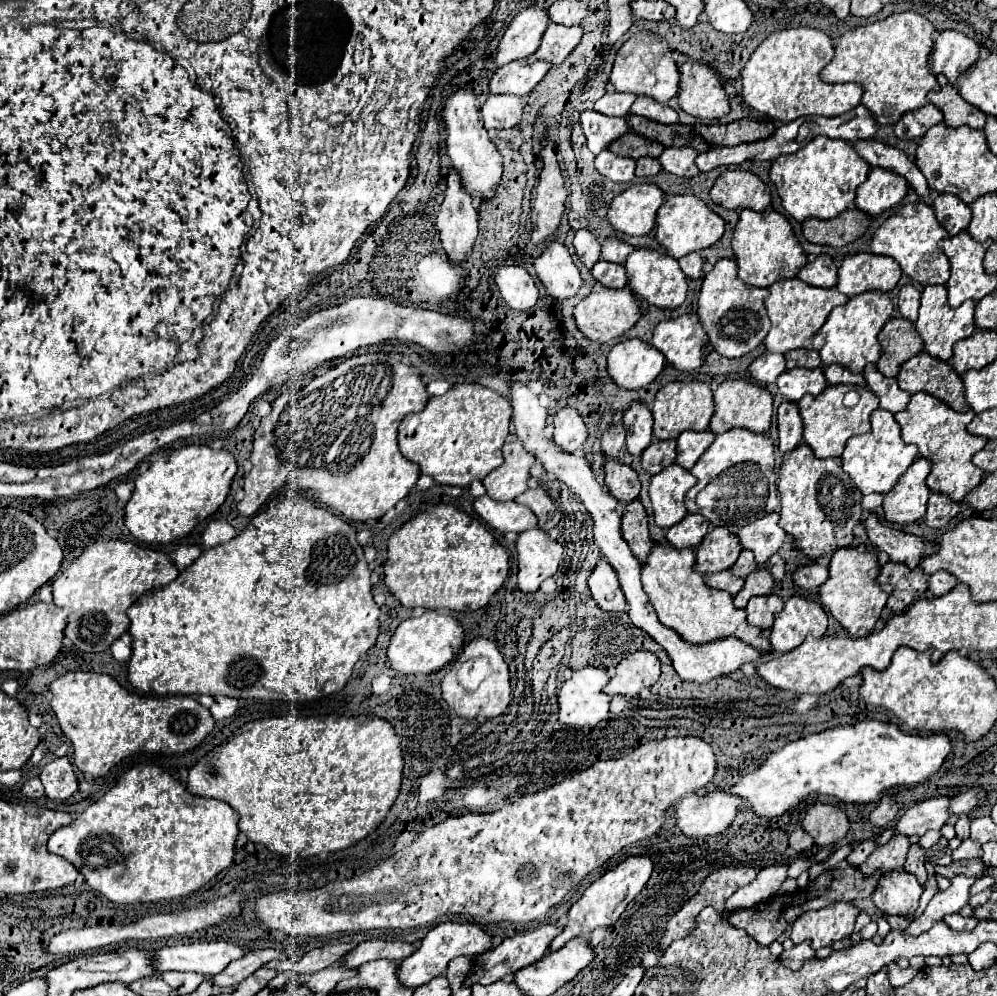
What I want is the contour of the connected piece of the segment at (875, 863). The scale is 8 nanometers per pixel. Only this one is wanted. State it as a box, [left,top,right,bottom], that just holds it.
[860,850,908,874]

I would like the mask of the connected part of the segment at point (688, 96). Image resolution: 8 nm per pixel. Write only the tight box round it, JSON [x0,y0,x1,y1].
[678,62,730,118]

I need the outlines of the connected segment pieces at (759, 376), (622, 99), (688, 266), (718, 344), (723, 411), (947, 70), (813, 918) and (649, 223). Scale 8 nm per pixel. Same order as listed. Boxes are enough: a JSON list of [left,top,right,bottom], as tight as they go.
[[750,354,786,384],[594,94,636,116],[680,252,702,278],[696,258,770,358],[710,380,772,434],[930,30,980,84],[790,902,860,950],[608,184,664,236]]

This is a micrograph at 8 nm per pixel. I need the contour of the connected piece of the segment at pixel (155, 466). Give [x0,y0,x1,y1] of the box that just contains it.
[126,444,236,544]

